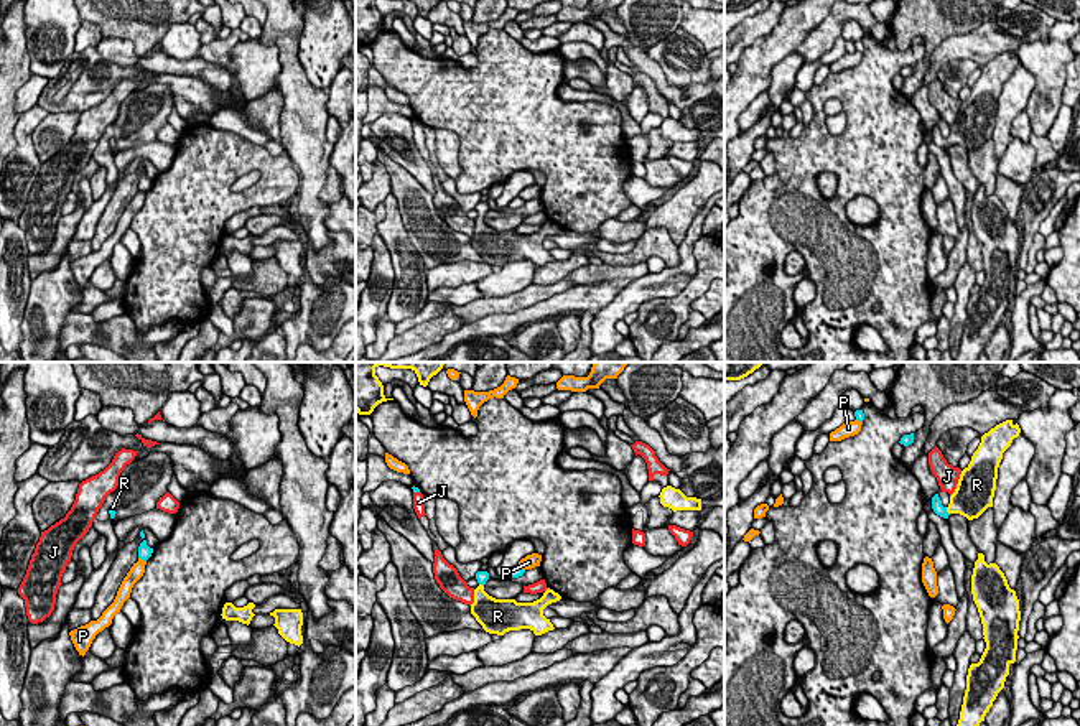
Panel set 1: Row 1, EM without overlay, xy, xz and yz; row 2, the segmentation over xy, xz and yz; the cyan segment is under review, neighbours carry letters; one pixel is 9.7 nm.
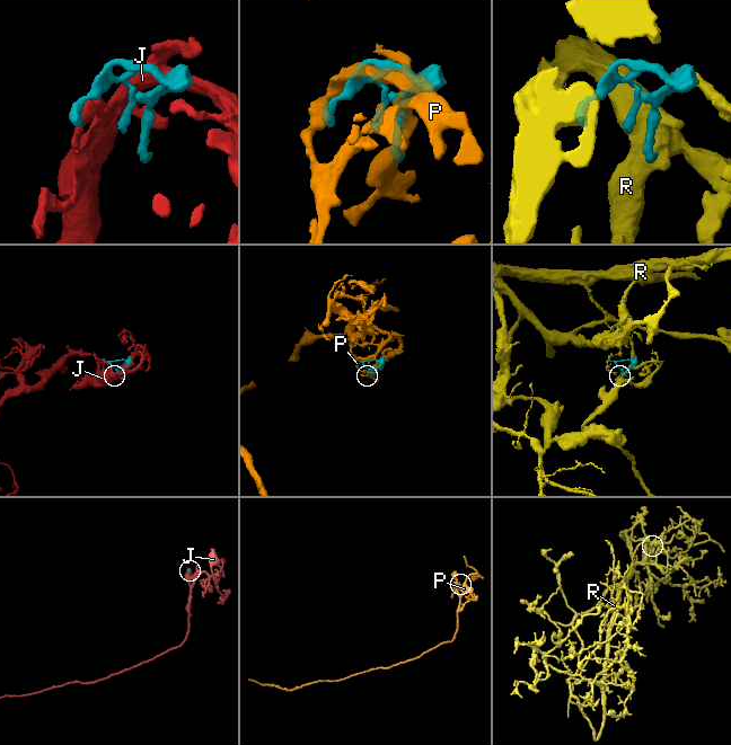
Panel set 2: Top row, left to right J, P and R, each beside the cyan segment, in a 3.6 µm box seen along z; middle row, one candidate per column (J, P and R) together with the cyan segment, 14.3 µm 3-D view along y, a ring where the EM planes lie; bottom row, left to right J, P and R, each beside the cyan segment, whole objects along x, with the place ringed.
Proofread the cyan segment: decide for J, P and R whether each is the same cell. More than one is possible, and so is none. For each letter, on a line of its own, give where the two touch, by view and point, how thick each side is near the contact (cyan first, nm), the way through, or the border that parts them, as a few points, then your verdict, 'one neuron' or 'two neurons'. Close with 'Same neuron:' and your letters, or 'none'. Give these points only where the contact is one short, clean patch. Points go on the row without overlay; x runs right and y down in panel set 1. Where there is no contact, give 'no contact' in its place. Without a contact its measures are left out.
J: xz (417, 122) | 60/130 nm | two neurons
P: xy (142, 190) | 130/140 nm | one neuron
R: yz (945, 142) | 120/320 nm | two neurons
Same neuron: P

